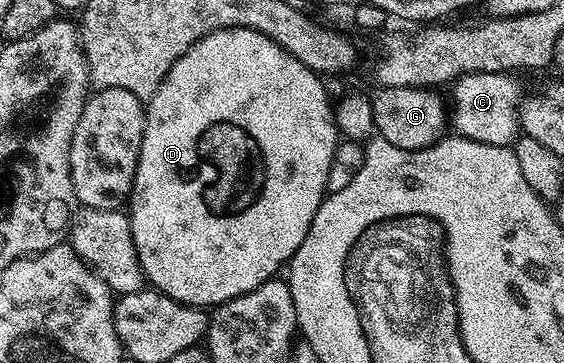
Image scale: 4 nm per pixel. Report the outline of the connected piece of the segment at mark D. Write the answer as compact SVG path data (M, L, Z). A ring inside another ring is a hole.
M238 26L216 30L203 36L190 50L183 52L183 56L179 56L175 64L171 64L171 72L163 76L163 84L159 84L145 106L143 144L137 161L133 190L127 199L135 252L139 256L146 283L152 289L185 306L216 308L235 296L243 296L259 288L259 284L268 282L278 273L280 266L282 269L288 263L299 244L303 244L303 236L307 236L307 228L311 228L315 212L319 212L326 201L327 172L331 172L331 160L339 143L335 106L332 101L329 103L329 94L321 82L324 82L322 75L307 68L307 64L295 60L295 56L279 48L275 40L263 36L263 32Z

